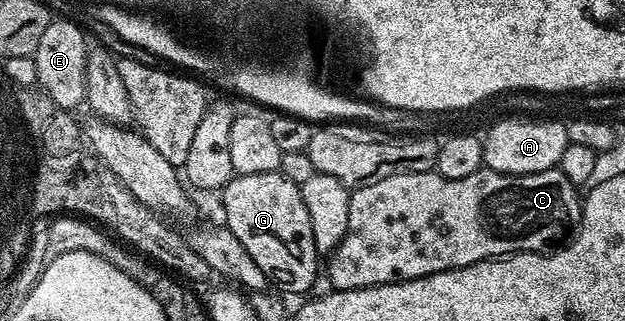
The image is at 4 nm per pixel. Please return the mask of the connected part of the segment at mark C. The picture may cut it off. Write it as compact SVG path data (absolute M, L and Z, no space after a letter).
M480 167L473 175L465 175L465 179L445 179L434 171L389 175L360 185L351 193L347 234L330 254L328 261L331 262L328 265L326 262L325 277L327 273L336 290L364 289L412 281L478 261L506 257L509 253L538 253L562 242L582 217L580 190L557 167L525 175L498 173Z

